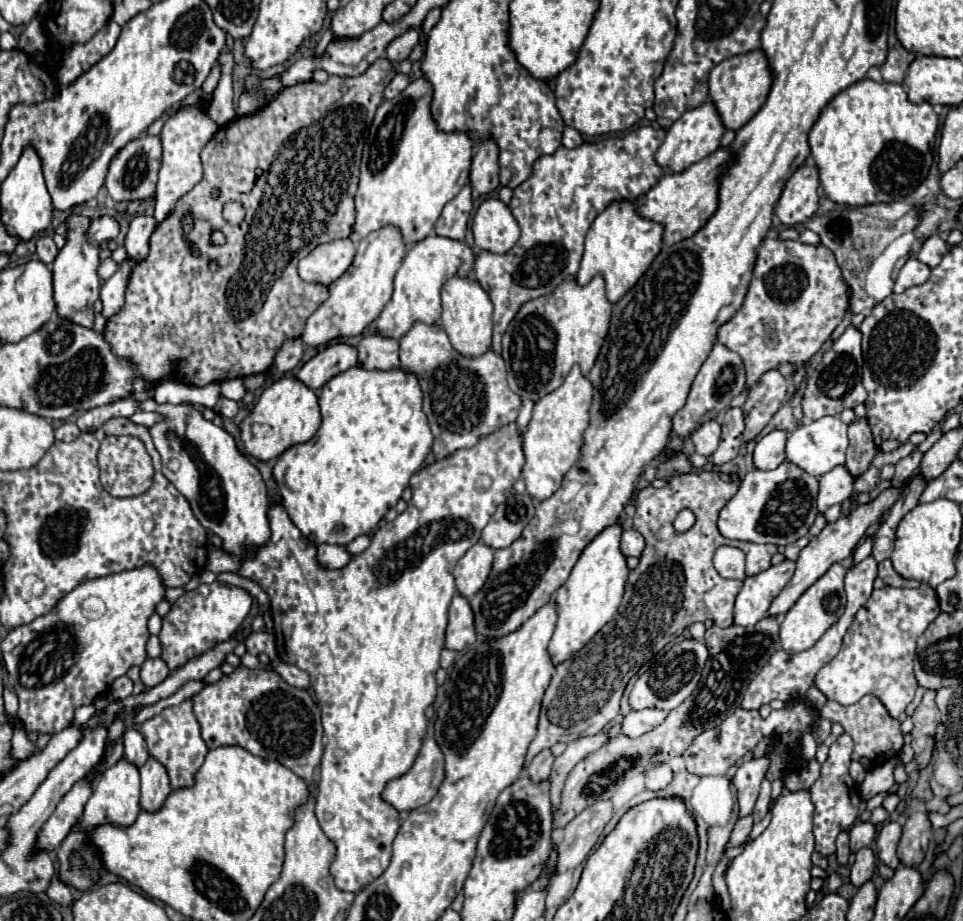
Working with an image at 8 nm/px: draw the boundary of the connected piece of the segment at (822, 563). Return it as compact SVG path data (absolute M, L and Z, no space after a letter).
M887 488L887 490L885 490L879 498L875 498L871 504L867 504L867 506L855 506L849 516L843 516L843 518L839 518L837 522L827 524L827 526L821 530L819 536L811 538L811 542L801 550L801 554L799 554L799 558L797 558L795 576L793 576L793 578L789 580L789 584L781 590L781 594L771 602L771 606L769 606L769 610L767 610L767 616L783 616L783 614L787 614L787 612L793 608L793 604L799 600L799 596L801 596L813 582L817 582L817 580L831 568L831 564L843 562L845 558L849 558L849 556L853 554L855 546L859 544L859 540L863 538L865 530L867 530L871 524L875 524L875 522L879 520L879 516L881 516L887 508L891 508L891 506L895 504L895 500L899 498L899 494L901 494L901 490Z

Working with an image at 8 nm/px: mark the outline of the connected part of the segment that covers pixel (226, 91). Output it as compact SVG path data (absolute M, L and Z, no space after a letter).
M229 52L221 54L221 82L217 84L215 92L209 96L209 116L219 124L225 126L237 116L237 106L233 100L233 86L231 86L231 68L233 56Z

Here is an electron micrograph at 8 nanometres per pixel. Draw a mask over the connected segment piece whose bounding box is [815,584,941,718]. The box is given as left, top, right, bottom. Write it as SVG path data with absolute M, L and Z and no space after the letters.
M921 584L919 588L885 586L883 590L875 590L867 604L857 612L839 654L817 672L815 686L827 700L835 700L843 706L855 704L865 694L875 694L889 714L897 718L913 700L919 686L913 676L915 642L939 612L937 594L929 584Z

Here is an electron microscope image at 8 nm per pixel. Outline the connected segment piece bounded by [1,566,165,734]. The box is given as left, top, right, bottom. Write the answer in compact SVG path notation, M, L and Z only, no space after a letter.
M143 566L87 580L61 598L49 614L13 628L1 642L1 652L9 684L19 696L19 720L27 732L65 730L73 724L75 708L91 704L131 666L141 666L147 658L147 620L163 596L165 586L157 570Z

